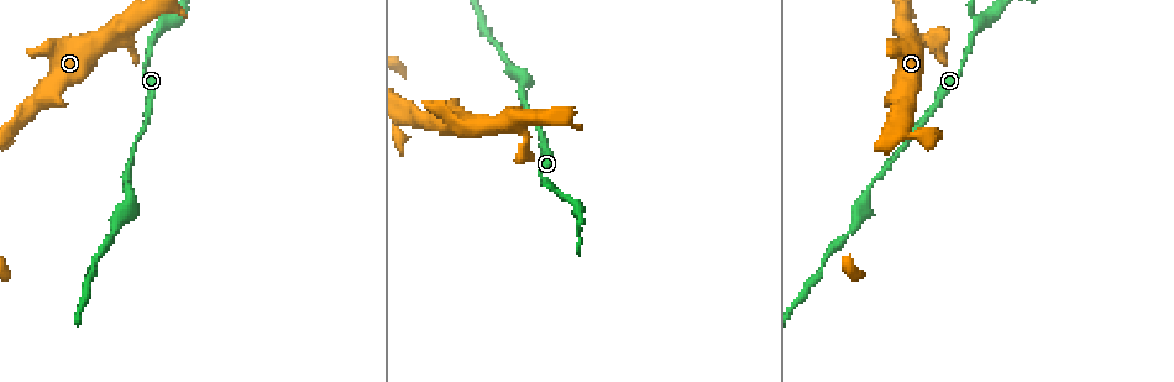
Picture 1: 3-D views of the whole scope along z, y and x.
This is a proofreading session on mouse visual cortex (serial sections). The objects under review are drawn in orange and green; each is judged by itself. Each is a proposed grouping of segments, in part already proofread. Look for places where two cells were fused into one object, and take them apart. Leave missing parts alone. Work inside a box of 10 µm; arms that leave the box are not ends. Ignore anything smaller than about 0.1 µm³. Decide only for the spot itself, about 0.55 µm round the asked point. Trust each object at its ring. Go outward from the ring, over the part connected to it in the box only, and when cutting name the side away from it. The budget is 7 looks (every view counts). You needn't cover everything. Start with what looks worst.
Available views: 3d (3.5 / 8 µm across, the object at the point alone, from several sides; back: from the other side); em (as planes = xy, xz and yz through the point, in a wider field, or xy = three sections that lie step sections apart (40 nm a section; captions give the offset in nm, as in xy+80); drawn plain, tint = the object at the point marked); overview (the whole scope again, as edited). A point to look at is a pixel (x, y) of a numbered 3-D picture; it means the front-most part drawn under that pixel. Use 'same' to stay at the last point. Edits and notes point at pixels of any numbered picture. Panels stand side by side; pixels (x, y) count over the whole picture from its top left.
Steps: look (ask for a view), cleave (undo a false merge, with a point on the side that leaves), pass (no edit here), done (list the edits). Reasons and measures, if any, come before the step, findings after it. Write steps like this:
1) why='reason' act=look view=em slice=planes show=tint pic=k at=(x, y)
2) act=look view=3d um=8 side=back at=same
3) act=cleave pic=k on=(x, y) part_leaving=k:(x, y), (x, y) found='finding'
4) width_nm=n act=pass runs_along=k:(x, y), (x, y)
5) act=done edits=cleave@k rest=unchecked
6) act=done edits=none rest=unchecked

why='side arm on a straight run' act=look view=em slice=xy step=2 show=tint pic=1 at=(557, 194)

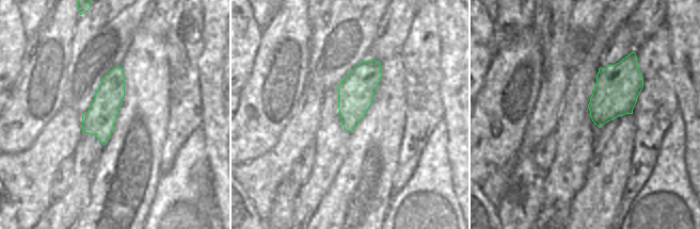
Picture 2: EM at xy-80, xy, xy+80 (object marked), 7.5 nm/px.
why='see where the arms go' act=look view=3d um=3.5 at=same

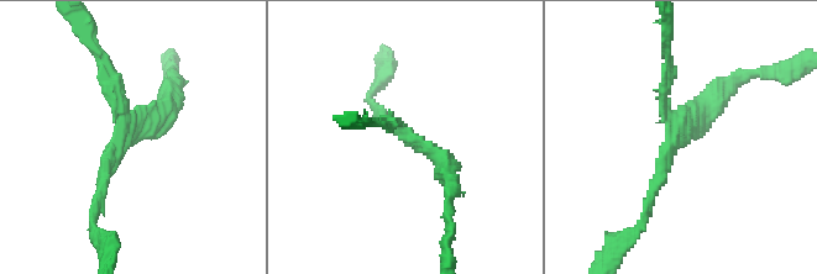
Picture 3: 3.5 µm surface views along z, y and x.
arm_widths_nm=150,150,250 act=cleave pic=3 on=(103, 59) found='a second cell is stuck on'

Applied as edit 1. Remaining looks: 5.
act=look view=overview

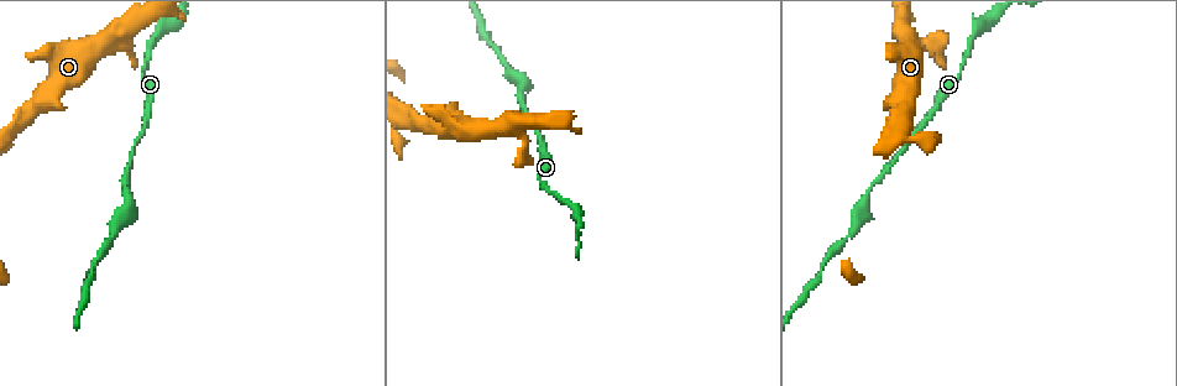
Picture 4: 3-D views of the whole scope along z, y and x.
why='calibre changes' act=look view=3d um=3.5 side=back pic=4 at=(13, 127)

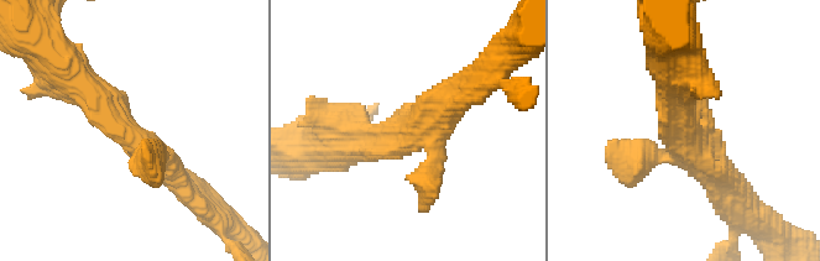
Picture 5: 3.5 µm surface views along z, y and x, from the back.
act=look view=em slice=xy step=3 show=tint pic=5 at=(406, 129)

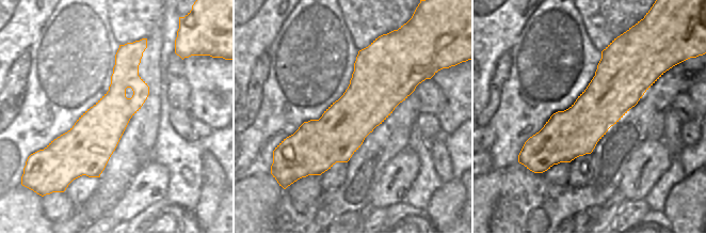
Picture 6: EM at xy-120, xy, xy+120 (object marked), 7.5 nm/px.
width_nm=400 act=pass runs_along=6:(133, 48), (79, 173) found='continuous, no second cell'

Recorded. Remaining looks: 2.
act=done edits=cleave@3 rest=unchecked

